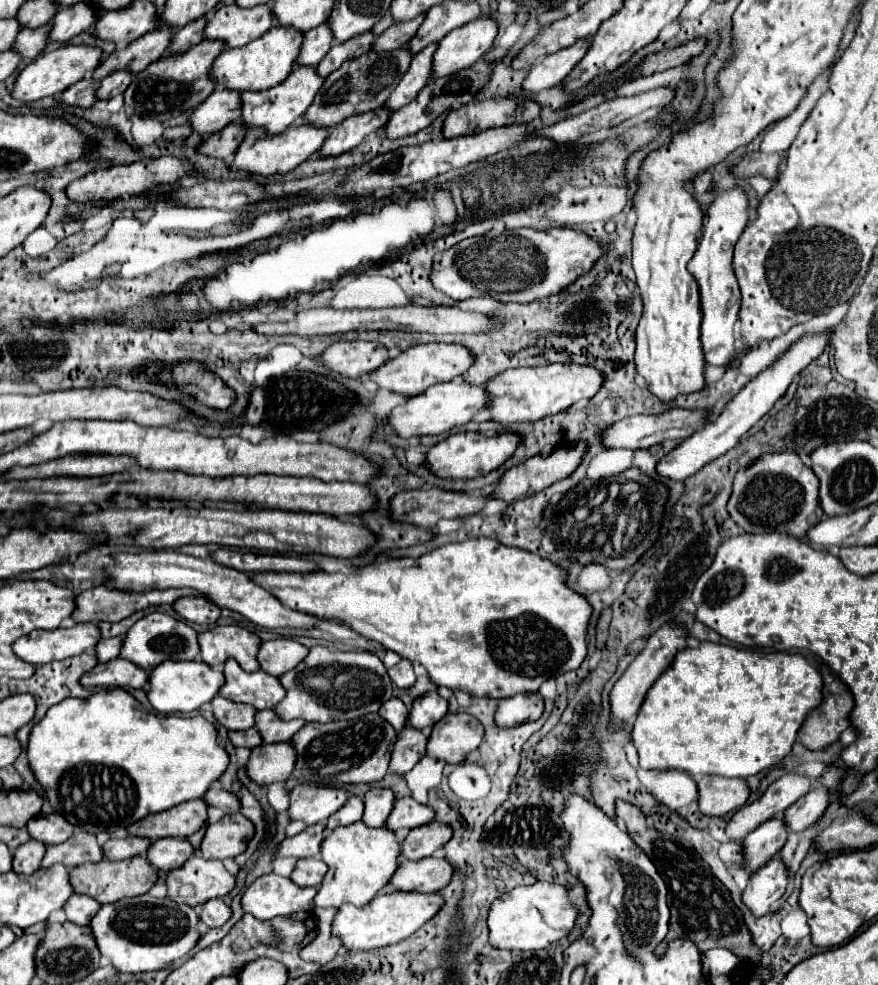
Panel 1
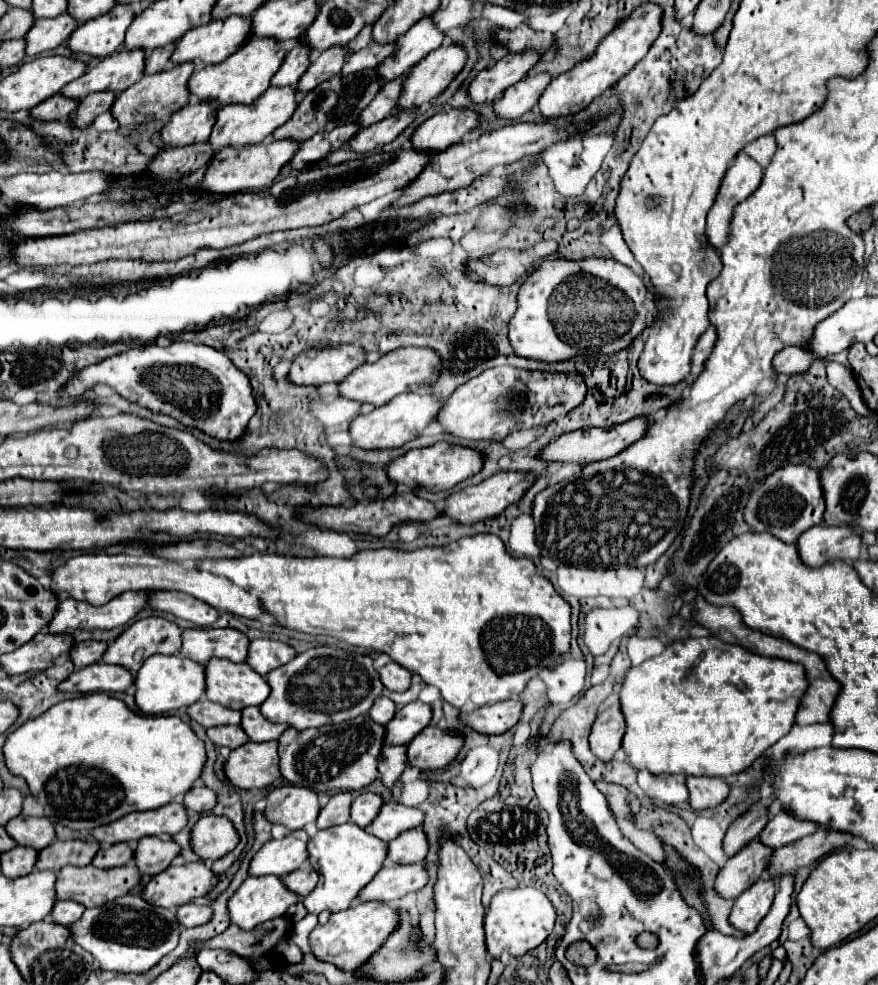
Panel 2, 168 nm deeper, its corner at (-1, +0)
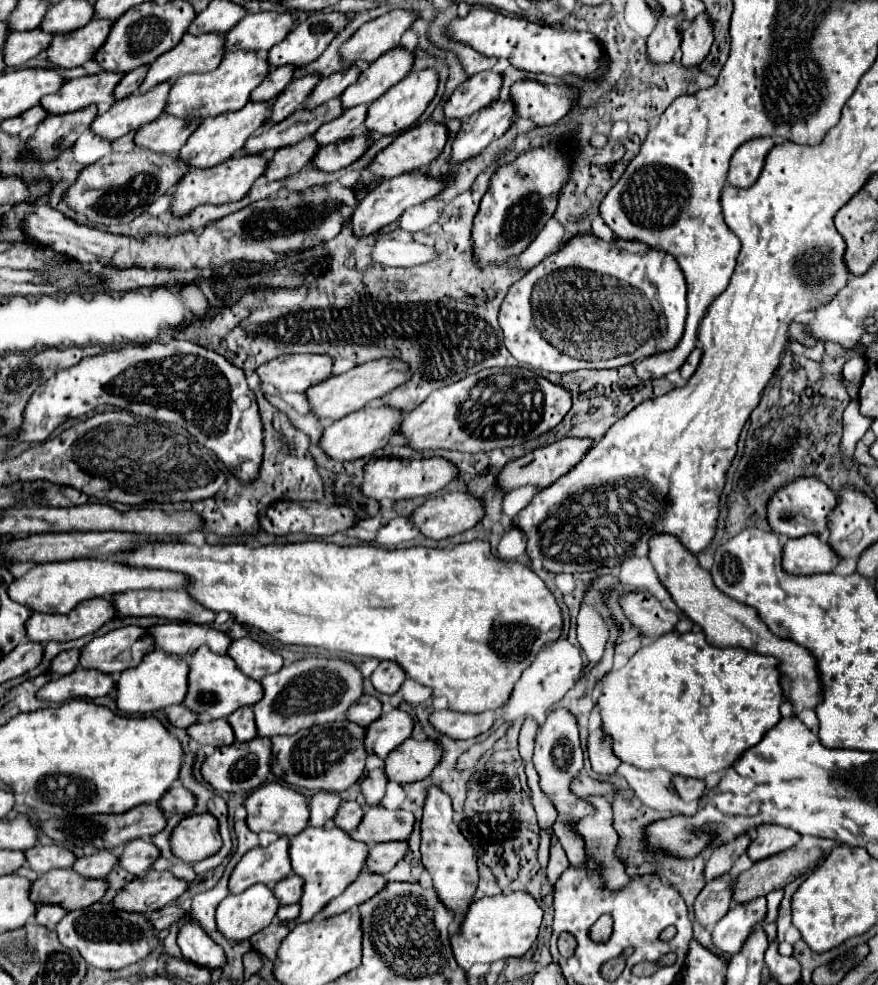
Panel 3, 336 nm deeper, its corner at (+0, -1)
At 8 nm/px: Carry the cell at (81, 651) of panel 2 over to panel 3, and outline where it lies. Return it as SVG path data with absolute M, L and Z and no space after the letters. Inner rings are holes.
M77 648L61 652L61 654L53 660L51 672L53 672L53 674L59 674L59 676L73 672L73 670L79 666L79 656L81 656L81 650L77 650Z

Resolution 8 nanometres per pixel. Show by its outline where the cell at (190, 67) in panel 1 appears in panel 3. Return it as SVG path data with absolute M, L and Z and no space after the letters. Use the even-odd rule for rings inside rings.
M161 82L147 92L135 92L119 102L115 102L105 114L97 116L91 124L93 134L103 136L107 140L117 140L131 130L137 130L163 112L167 106L167 96L171 90L171 82Z

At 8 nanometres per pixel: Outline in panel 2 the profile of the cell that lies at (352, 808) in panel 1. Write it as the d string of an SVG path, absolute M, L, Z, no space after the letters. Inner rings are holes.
M336 793L330 797L330 801L322 807L316 825L318 829L326 829L332 825L342 825L350 817L350 805L352 805L352 793Z

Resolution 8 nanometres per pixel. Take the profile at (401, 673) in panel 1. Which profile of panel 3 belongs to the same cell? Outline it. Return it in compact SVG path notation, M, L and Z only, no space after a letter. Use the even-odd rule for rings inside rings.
M383 660L371 674L373 686L383 694L395 694L401 688L401 684L405 682L405 678L407 678L407 674L403 672L403 668L399 668L399 664L395 664L391 660Z

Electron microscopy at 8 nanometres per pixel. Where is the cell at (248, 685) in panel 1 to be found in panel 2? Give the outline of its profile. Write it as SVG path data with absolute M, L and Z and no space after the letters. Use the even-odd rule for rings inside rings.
M208 659L206 669L206 697L228 709L244 709L262 705L270 687L262 675L246 667L246 663L232 663L228 659Z

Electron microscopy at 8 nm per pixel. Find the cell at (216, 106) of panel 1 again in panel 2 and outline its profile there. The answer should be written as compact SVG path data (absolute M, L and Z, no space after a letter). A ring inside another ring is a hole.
M188 103L176 111L160 129L160 139L166 145L206 143L216 121L216 103Z

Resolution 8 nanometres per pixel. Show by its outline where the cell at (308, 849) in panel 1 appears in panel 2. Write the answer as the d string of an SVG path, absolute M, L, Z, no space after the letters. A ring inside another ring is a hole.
M292 831L284 839L272 839L254 853L248 875L276 875L284 877L308 861L308 835L306 831Z

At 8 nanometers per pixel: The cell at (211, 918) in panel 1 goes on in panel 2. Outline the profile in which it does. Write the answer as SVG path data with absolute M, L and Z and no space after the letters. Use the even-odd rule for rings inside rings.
M186 903L186 905L178 907L178 921L184 927L196 927L196 925L208 923L210 917L212 917L212 909L208 905Z

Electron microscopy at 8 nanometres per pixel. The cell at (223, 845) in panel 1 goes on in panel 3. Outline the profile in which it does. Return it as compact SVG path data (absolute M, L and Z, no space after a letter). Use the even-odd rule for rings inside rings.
M193 814L181 820L171 836L173 854L191 864L217 854L221 846L219 824L211 814Z

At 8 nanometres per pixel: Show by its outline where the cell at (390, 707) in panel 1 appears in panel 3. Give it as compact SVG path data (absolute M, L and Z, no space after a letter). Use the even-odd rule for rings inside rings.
M361 696L351 706L351 712L347 712L347 720L363 724L363 726L369 726L369 724L373 724L381 716L381 710L383 710L383 704L377 698Z

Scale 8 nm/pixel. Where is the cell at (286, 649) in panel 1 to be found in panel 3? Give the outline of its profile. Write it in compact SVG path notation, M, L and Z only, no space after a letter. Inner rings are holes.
M253 638L233 640L229 648L229 656L237 662L239 670L253 680L261 680L267 674L279 672L283 668L283 658L267 648L263 648Z

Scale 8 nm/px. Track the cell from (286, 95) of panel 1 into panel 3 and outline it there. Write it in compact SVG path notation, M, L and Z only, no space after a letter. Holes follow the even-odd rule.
M253 100L251 104L247 104L247 108L241 108L239 112L227 112L227 116L205 118L199 124L199 128L191 134L187 144L177 152L177 156L185 160L187 164L191 164L193 168L209 168L209 166L225 162L227 158L231 158L235 152L243 148L243 144L247 142L251 134L255 134L259 128L267 124L271 108L273 108L273 100L265 100L265 102Z

